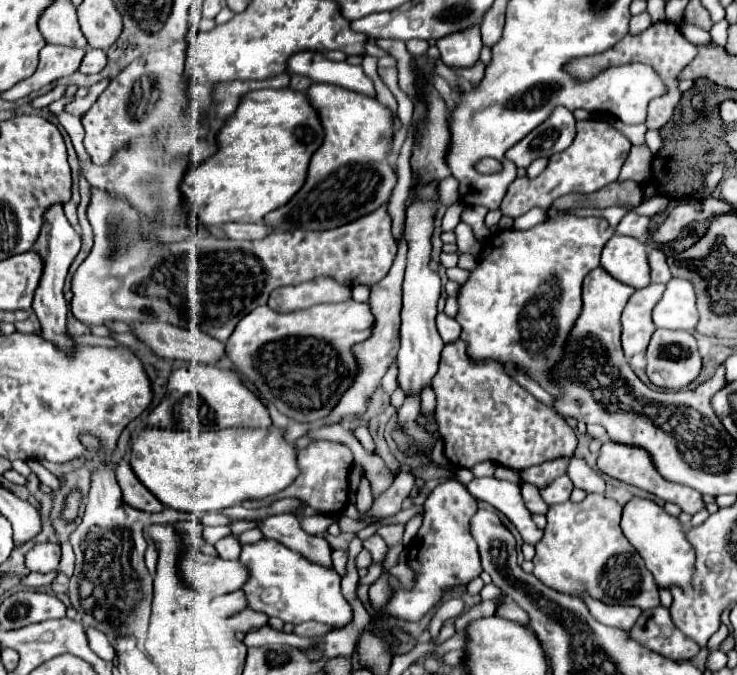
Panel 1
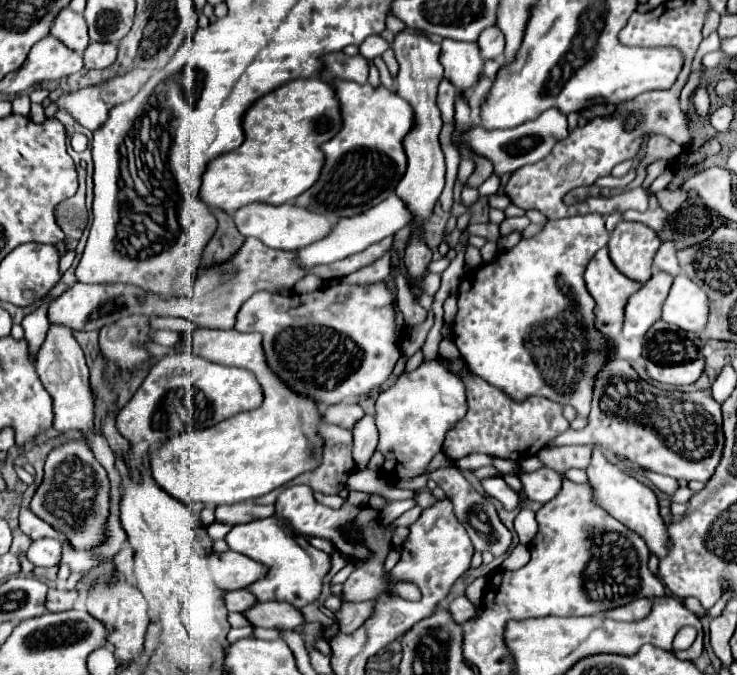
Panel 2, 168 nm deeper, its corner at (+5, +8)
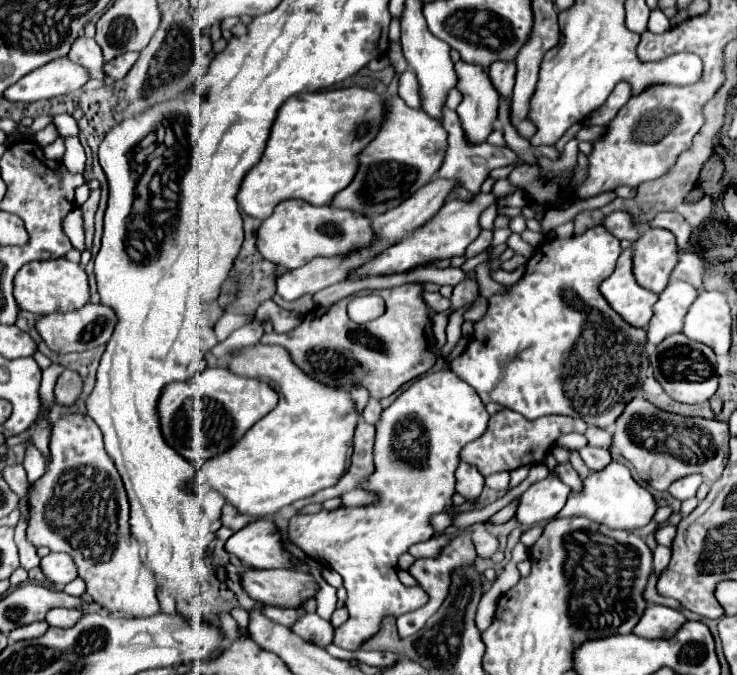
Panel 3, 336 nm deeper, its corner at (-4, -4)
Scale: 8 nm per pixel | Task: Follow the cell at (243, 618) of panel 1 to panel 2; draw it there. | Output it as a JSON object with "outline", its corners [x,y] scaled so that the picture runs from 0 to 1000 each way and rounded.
{"outline":[[[347,892],[345,901],[331,910],[342,927],[353,930],[374,930],[374,933],[402,933],[412,924],[407,904],[393,898],[391,892]]]}

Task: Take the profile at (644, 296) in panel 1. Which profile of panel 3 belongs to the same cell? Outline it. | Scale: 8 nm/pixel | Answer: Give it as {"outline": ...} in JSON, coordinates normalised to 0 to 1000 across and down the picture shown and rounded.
{"outline":[[[908,418],[908,424],[894,436],[886,456],[886,471],[878,480],[878,501],[883,510],[894,510],[900,501],[927,489],[927,471],[932,456],[943,447],[948,430],[932,418]]]}

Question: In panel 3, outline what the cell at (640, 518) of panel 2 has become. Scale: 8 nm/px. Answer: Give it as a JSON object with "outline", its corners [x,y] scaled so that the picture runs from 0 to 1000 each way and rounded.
{"outline":[[[829,684],[813,699],[802,699],[791,711],[791,723],[786,729],[775,729],[767,753],[756,761],[758,767],[772,767],[772,764],[796,764],[799,770],[807,770],[813,776],[821,776],[834,785],[856,785],[856,782],[870,782],[883,773],[886,761],[891,756],[891,747],[886,735],[867,720],[853,693],[845,690],[843,684]]]}

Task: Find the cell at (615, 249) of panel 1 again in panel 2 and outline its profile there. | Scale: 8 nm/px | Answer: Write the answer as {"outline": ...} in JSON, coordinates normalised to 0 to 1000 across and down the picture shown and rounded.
{"outline":[[[839,329],[828,347],[825,373],[833,394],[863,418],[877,418],[885,409],[885,382],[896,364],[887,341],[866,329]]]}

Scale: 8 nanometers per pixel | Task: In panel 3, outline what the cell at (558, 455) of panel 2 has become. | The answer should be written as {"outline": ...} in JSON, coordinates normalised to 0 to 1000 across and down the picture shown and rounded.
{"outline":[[[794,661],[786,667],[788,679],[794,681],[794,687],[799,690],[799,696],[818,696],[826,684],[829,684],[829,673],[821,664],[805,664],[805,661]]]}

